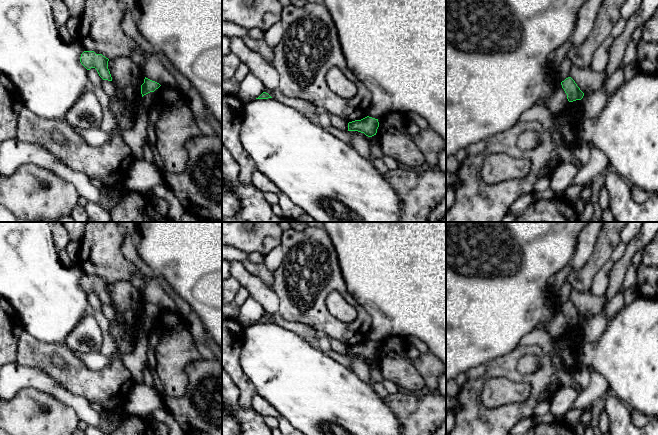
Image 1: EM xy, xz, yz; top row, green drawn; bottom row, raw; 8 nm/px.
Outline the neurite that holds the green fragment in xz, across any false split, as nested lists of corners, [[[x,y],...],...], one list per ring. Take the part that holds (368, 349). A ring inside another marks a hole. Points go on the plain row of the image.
[[[369,340],[348,347],[348,355],[358,355],[364,357],[368,361],[376,359],[378,351],[378,343]]]

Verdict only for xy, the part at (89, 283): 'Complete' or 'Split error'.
Complete

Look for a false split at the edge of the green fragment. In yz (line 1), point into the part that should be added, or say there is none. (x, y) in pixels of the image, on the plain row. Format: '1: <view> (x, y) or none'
1: none

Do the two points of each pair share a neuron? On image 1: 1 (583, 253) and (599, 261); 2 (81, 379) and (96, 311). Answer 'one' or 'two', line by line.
1: two
2: two

